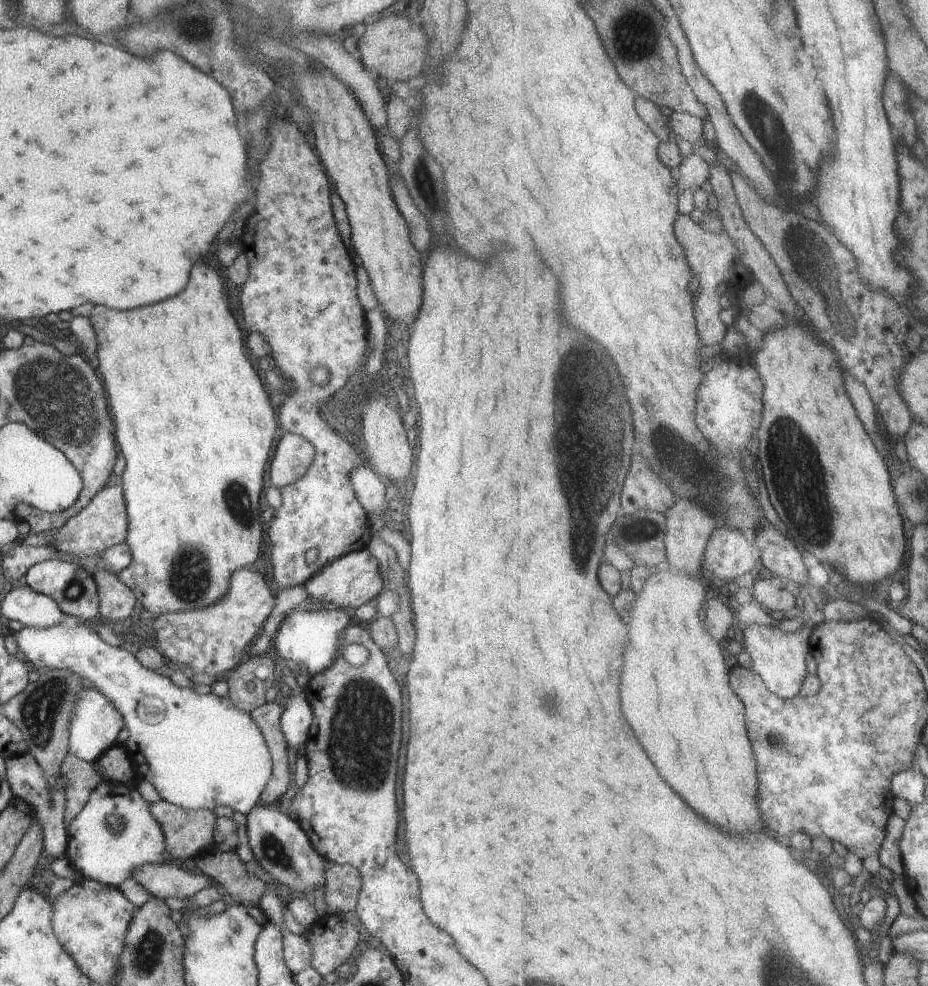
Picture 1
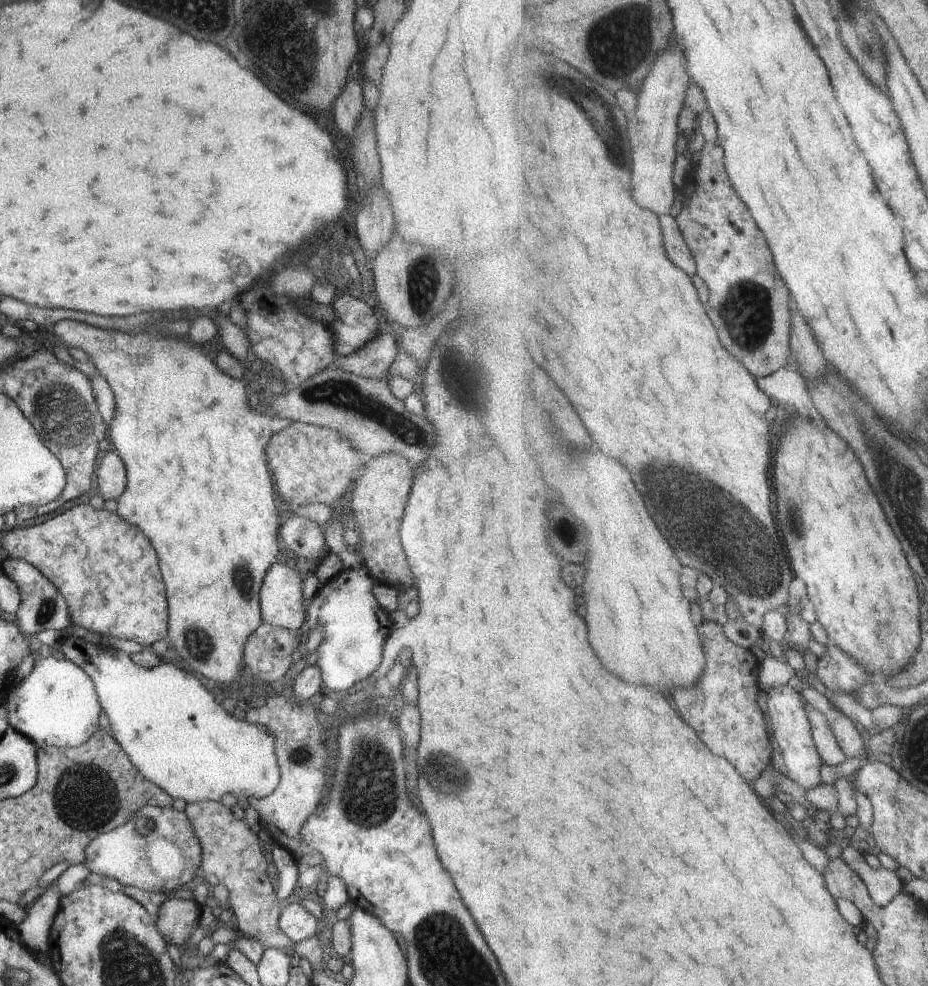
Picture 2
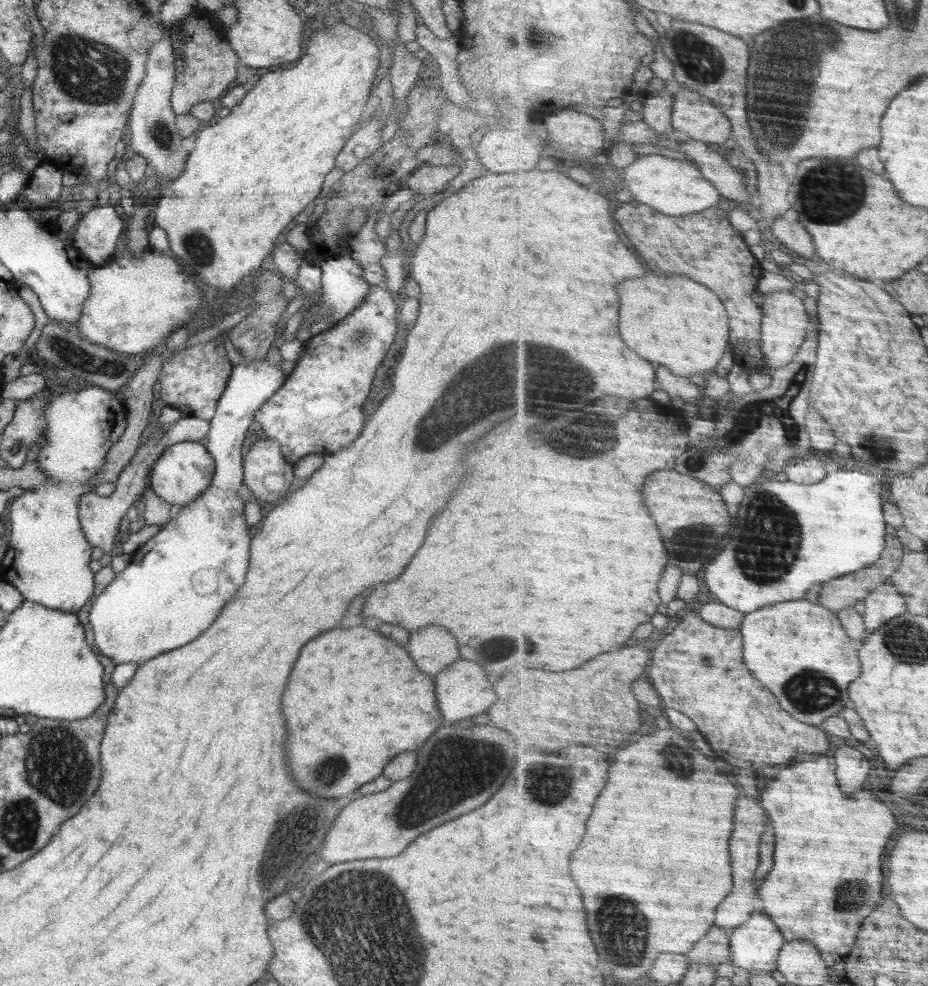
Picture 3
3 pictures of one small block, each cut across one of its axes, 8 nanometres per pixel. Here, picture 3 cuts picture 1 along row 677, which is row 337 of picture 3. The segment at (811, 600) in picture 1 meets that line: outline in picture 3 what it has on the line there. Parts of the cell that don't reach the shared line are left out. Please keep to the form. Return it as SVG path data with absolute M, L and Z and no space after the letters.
M799 291L772 292L771 294L768 294L763 305L763 310L765 320L762 328L762 341L764 341L762 352L766 354L766 365L756 369L760 369L760 373L773 375L778 373L778 370L784 368L784 366L788 366L794 362L794 358L798 356L800 348L804 346L806 338L808 338L812 332L811 324L813 323L813 320L809 314L809 307L805 305L804 295Z

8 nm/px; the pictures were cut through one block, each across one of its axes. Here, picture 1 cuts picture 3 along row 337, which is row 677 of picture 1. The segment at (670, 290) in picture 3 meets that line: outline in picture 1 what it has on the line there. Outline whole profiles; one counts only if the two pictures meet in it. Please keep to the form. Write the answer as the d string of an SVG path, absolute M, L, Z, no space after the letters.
M669 565L659 566L655 570L656 572L650 576L650 580L646 582L644 592L640 594L640 598L628 618L630 632L628 632L626 666L624 666L624 680L622 680L624 712L630 720L630 724L634 724L634 730L638 732L638 738L642 740L642 744L646 744L646 750L650 752L650 756L654 756L654 762L658 764L658 768L662 768L662 776L666 776L666 780L670 780L670 784L674 784L674 788L678 788L678 792L682 792L682 796L686 796L686 800L690 800L690 806L694 806L698 812L702 812L702 816L706 816L720 828L726 828L734 834L744 834L762 824L762 816L760 816L762 810L758 808L758 802L756 802L756 796L758 796L756 764L758 762L756 762L754 746L752 746L752 740L750 740L748 728L746 728L746 706L740 700L740 696L736 694L736 690L732 688L732 680L730 680L730 672L728 672L731 664L725 657L725 645L718 642L717 638L708 630L706 621L702 622L702 618L700 618L702 608L704 608L704 604L707 604L706 594L709 592L710 583L706 579L696 578L681 571L675 571L675 569L671 570Z

